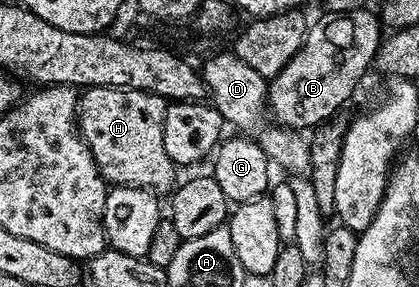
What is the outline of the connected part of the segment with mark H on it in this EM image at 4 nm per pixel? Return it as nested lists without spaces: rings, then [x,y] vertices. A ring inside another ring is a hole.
[[[90,86],[79,95],[80,135],[90,148],[105,182],[112,186],[141,186],[153,192],[173,189],[178,170],[170,156],[166,156],[166,144],[162,144],[168,108],[165,99],[150,92],[123,90],[117,86]]]

